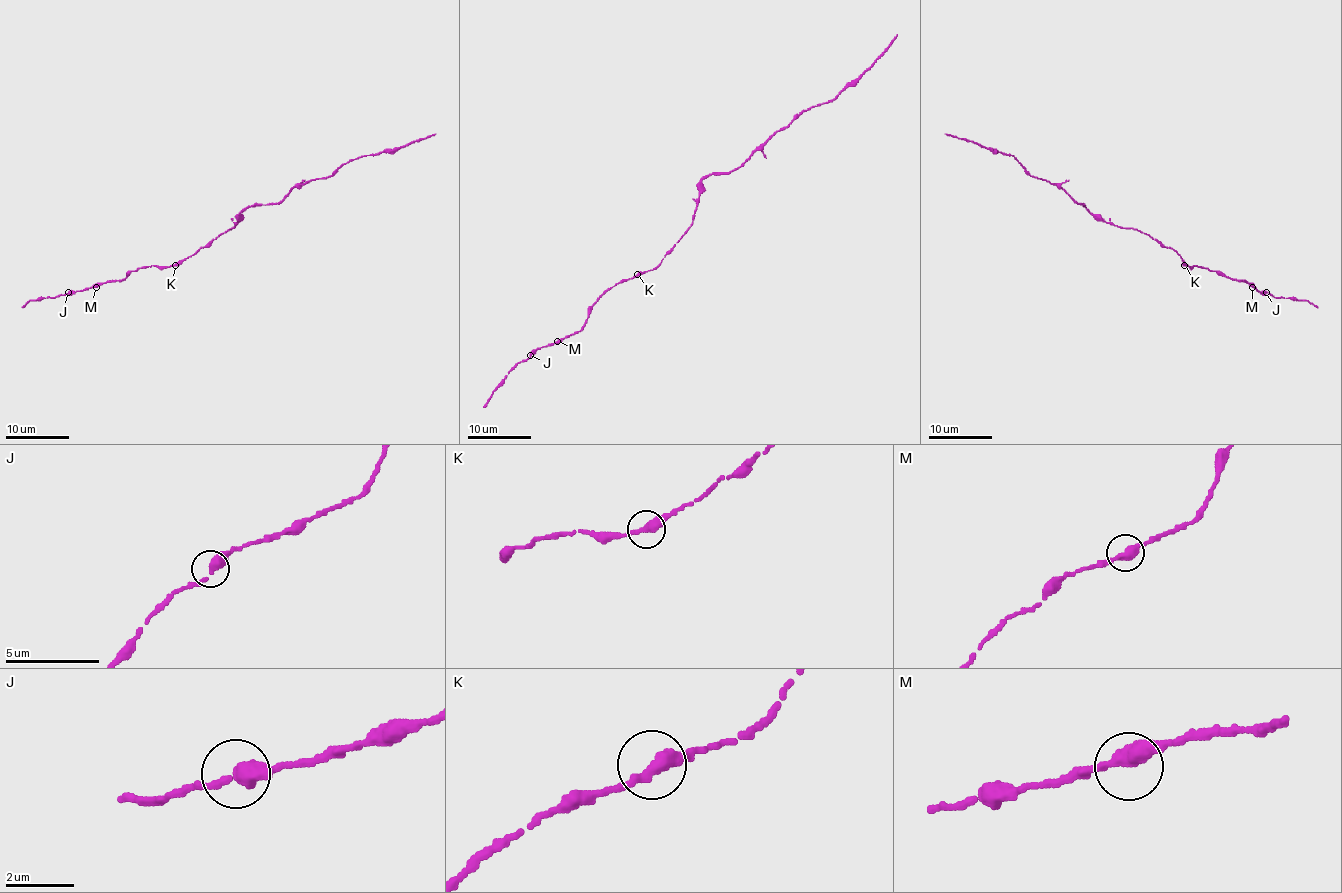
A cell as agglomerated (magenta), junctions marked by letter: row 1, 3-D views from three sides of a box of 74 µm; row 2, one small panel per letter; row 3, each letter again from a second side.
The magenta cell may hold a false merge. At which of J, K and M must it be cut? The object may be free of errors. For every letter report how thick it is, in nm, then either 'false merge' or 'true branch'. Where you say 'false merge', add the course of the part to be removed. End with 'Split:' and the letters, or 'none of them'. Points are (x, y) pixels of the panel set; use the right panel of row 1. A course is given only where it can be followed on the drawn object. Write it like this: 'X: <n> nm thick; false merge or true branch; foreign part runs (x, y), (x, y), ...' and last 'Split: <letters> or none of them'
J: 360 nm thick; true branch
K: 360 nm thick; true branch
M: 360 nm thick; true branch
Split: none of them

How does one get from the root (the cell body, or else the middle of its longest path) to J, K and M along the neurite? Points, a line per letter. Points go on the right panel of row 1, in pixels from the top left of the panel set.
J: (1130, 228), (1137, 228), (1165, 247), (1173, 249), (1189, 266), (1196, 265), (1218, 271), (1266, 292)
K: (1130, 228), (1137, 228), (1165, 247), (1173, 249), (1184, 265)
M: (1130, 228), (1137, 228), (1165, 247), (1173, 249), (1189, 266), (1196, 265), (1218, 271), (1245, 281), (1252, 287)

